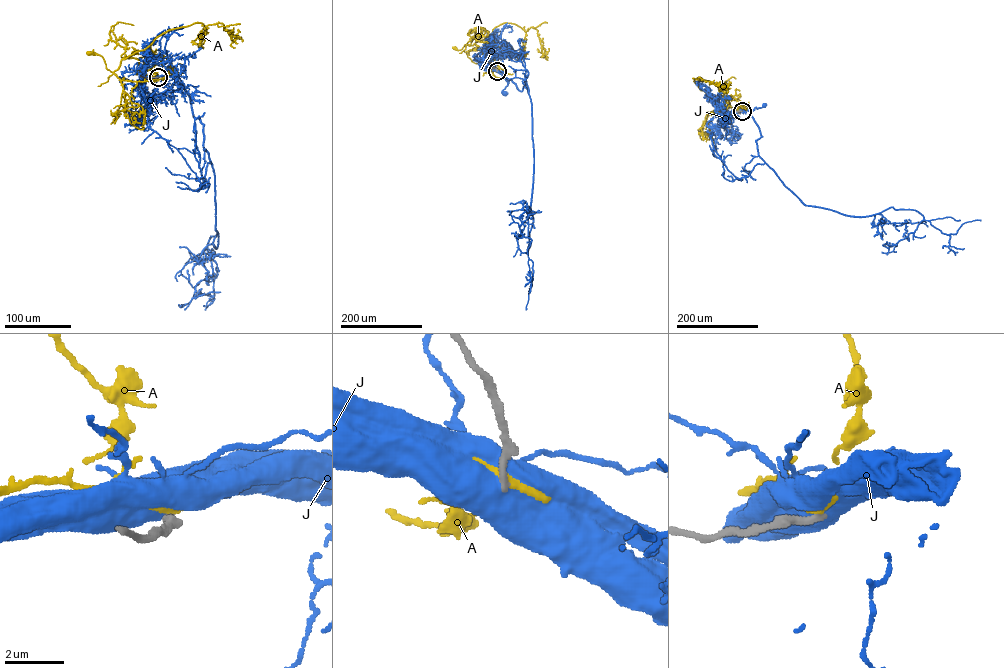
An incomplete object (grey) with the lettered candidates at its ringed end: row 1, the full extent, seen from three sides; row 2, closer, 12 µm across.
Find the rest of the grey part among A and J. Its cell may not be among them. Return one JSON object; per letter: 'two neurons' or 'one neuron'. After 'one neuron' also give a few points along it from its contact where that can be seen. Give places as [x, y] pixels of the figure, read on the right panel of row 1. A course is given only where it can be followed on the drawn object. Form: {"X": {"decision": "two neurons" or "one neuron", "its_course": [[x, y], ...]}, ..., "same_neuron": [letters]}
{"A": {"decision": "two neurons"}, "J": {"decision": "two neurons"}, "same_neuron": []}

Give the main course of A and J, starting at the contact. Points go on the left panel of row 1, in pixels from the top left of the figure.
A: (158, 77), (144, 75), (144, 61), (136, 58), (124, 57), (119, 67), (111, 72), (100, 55), (88, 53)
J: (158, 77), (177, 75), (176, 71), (168, 71), (170, 68)

